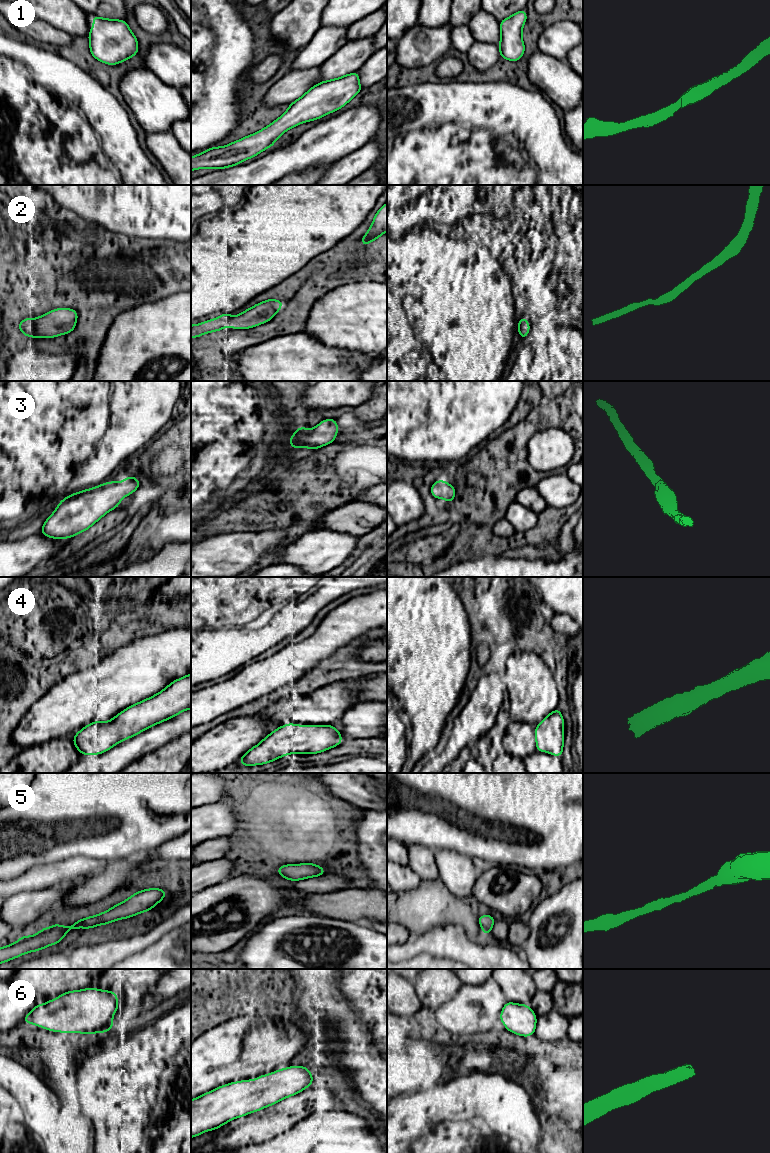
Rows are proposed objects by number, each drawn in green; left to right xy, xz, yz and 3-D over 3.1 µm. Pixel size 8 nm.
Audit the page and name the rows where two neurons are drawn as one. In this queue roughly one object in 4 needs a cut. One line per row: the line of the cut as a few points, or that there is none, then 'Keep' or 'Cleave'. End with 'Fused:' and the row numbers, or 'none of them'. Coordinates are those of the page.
1: No split. Keep
2: No split. Keep
3: No split. Keep
4: No split. Keep
5: No split. Keep
6: No split. Keep
Fused: none of them

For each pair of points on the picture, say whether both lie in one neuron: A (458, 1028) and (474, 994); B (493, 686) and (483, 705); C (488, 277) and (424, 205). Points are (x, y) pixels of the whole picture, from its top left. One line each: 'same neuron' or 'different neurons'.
A: same neuron
B: same neuron
C: different neurons

